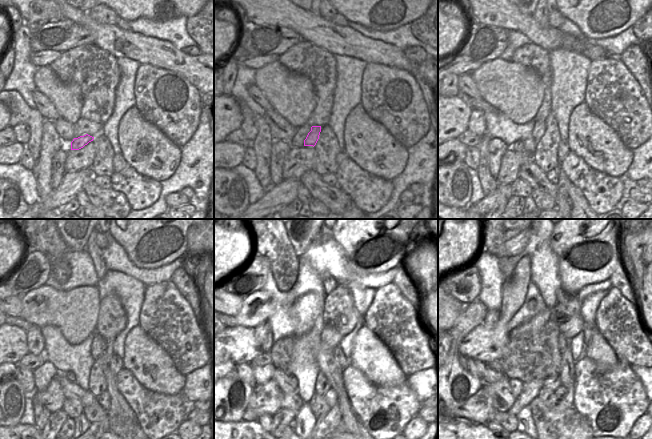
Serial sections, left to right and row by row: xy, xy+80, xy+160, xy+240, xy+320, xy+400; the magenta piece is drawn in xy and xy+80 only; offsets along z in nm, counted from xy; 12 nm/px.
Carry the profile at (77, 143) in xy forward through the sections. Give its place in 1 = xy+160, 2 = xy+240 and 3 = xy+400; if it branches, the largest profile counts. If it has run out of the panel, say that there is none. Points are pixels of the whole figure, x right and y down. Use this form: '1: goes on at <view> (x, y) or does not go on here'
1: goes on at xy+160 (540, 127)
2: goes on at xy+240 (98, 345)
3: goes on at xy+400 (571, 330)

